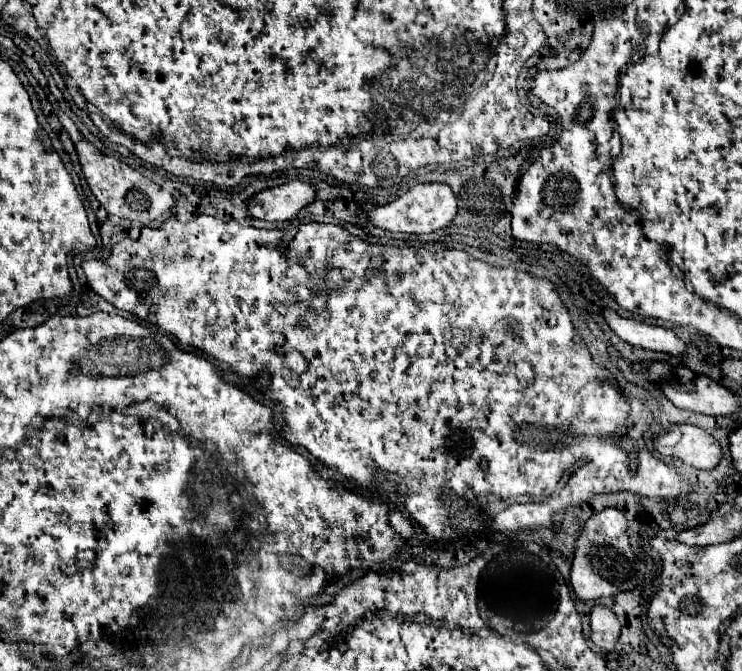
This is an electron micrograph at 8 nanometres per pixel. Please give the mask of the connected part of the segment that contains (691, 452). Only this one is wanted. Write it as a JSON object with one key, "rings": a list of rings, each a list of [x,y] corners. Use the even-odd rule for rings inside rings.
{"rings":[[[675,425],[675,431],[679,431],[679,441],[675,445],[665,445],[665,433],[655,439],[655,449],[659,453],[677,457],[695,469],[711,471],[719,465],[723,457],[721,445],[707,431],[695,425]]]}

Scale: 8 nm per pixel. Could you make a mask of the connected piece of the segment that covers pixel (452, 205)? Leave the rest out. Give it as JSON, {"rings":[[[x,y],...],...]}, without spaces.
{"rings":[[[423,183],[411,187],[405,195],[397,197],[395,201],[383,207],[375,207],[365,215],[365,219],[369,219],[375,227],[381,227],[385,231],[421,235],[421,233],[433,233],[437,229],[447,227],[455,219],[455,215],[457,215],[457,199],[451,187],[445,183]]]}

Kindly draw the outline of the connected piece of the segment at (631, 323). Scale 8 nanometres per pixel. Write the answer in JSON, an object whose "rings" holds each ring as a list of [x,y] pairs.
{"rings":[[[605,309],[603,315],[609,327],[629,345],[659,351],[659,353],[669,353],[673,357],[685,357],[685,343],[671,329],[641,323],[635,319],[625,319],[611,309]]]}

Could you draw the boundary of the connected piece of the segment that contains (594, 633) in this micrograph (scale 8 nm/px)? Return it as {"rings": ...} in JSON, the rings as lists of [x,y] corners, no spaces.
{"rings":[[[595,605],[591,611],[591,639],[597,647],[611,651],[621,635],[621,623],[609,607]]]}

